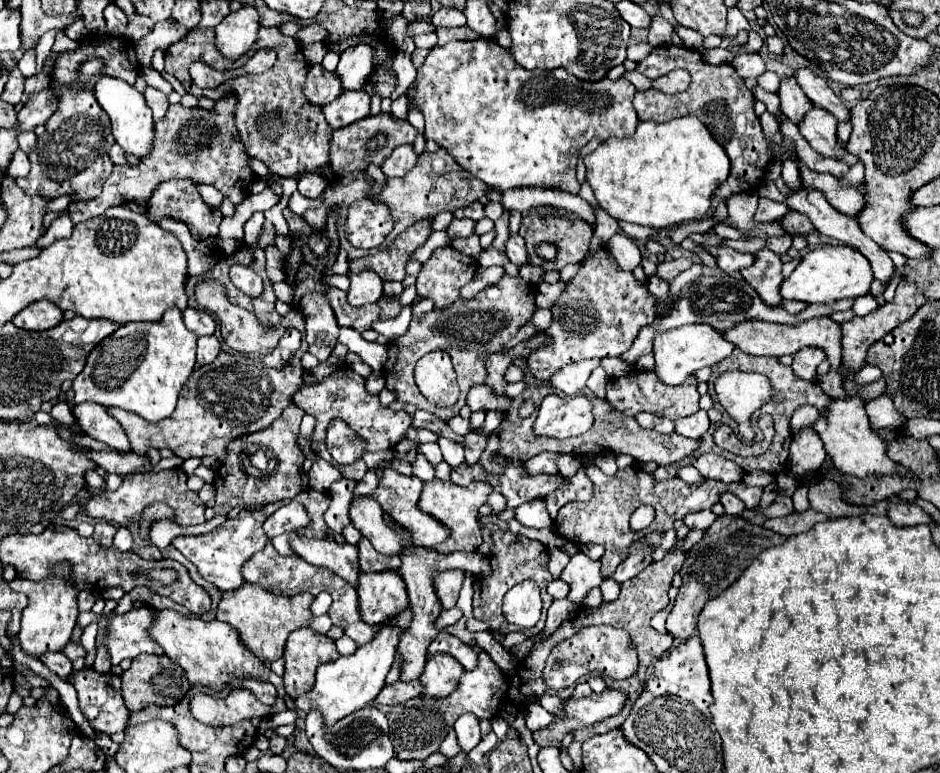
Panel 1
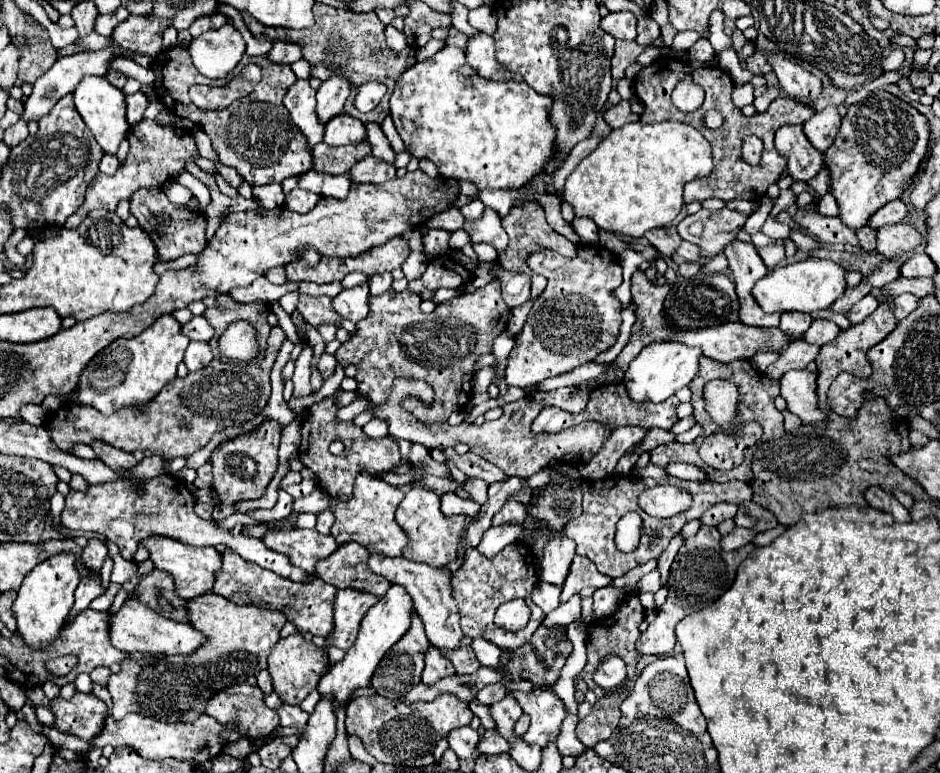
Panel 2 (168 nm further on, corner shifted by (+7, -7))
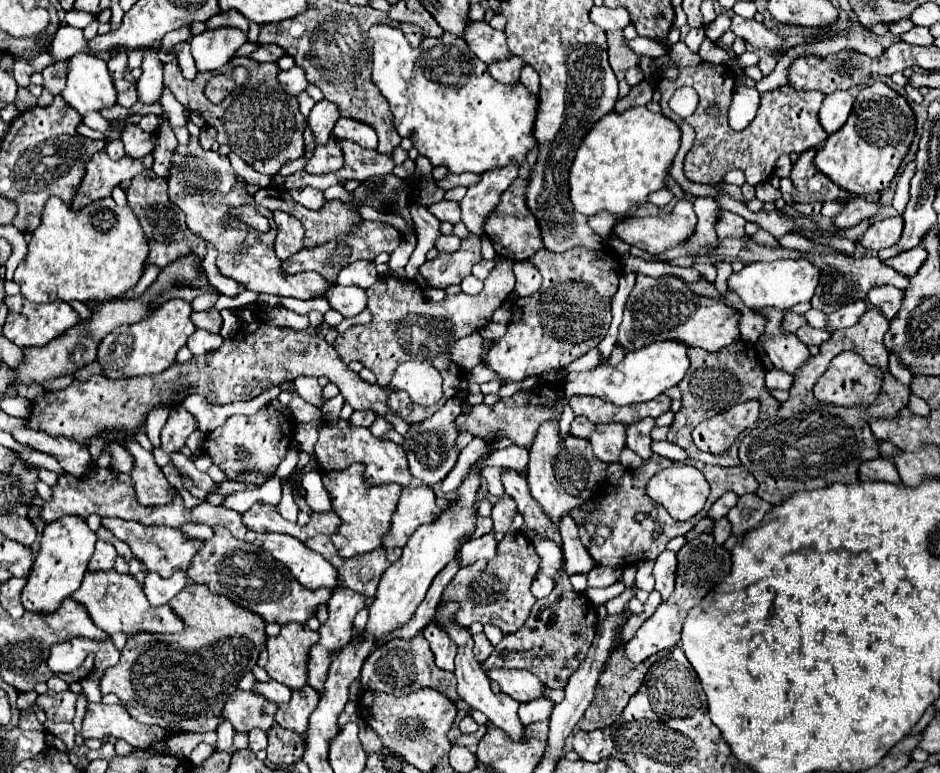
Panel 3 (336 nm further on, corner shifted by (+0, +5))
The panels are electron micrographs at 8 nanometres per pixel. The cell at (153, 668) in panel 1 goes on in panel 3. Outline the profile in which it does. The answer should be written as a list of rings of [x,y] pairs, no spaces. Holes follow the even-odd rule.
[[[189,580],[189,586],[185,586],[171,602],[169,602],[171,610],[183,620],[185,624],[185,630],[181,634],[149,634],[149,632],[141,632],[141,634],[135,634],[133,638],[127,640],[125,648],[121,650],[121,658],[115,666],[111,666],[109,670],[105,670],[103,678],[101,678],[101,694],[115,694],[123,704],[129,704],[133,708],[139,708],[139,710],[145,710],[147,714],[155,716],[155,718],[165,718],[173,724],[181,722],[181,720],[191,720],[191,718],[199,718],[199,716],[221,716],[223,712],[223,706],[227,702],[227,698],[237,690],[237,682],[243,678],[245,672],[249,672],[255,664],[257,664],[257,658],[259,658],[259,652],[261,652],[261,642],[267,638],[263,628],[265,628],[265,620],[259,618],[257,614],[251,614],[249,610],[237,606],[235,602],[231,602],[229,598],[225,596],[217,596],[217,594],[211,594],[207,590],[207,586],[203,584],[195,584]]]

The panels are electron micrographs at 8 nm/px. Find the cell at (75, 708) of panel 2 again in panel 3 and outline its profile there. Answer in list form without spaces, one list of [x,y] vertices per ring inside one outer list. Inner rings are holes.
[[[69,690],[61,694],[47,692],[37,696],[35,706],[39,706],[47,714],[47,718],[53,722],[71,722],[75,716],[75,700],[77,700],[77,694]]]

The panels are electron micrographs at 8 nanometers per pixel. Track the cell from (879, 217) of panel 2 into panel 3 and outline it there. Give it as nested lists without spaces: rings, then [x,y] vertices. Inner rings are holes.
[[[855,198],[843,206],[843,210],[833,218],[833,224],[837,230],[847,230],[847,228],[859,224],[861,220],[877,216],[877,212],[879,212],[879,202],[869,204],[861,198]]]

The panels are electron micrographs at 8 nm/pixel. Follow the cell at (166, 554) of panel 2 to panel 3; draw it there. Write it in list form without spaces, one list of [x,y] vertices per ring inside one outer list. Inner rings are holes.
[[[101,518],[101,526],[107,528],[115,538],[129,544],[133,556],[145,566],[147,572],[157,572],[161,578],[169,578],[173,572],[187,572],[191,558],[197,554],[201,540],[185,540],[183,532],[169,526],[143,526],[139,522],[127,522],[121,518]]]

